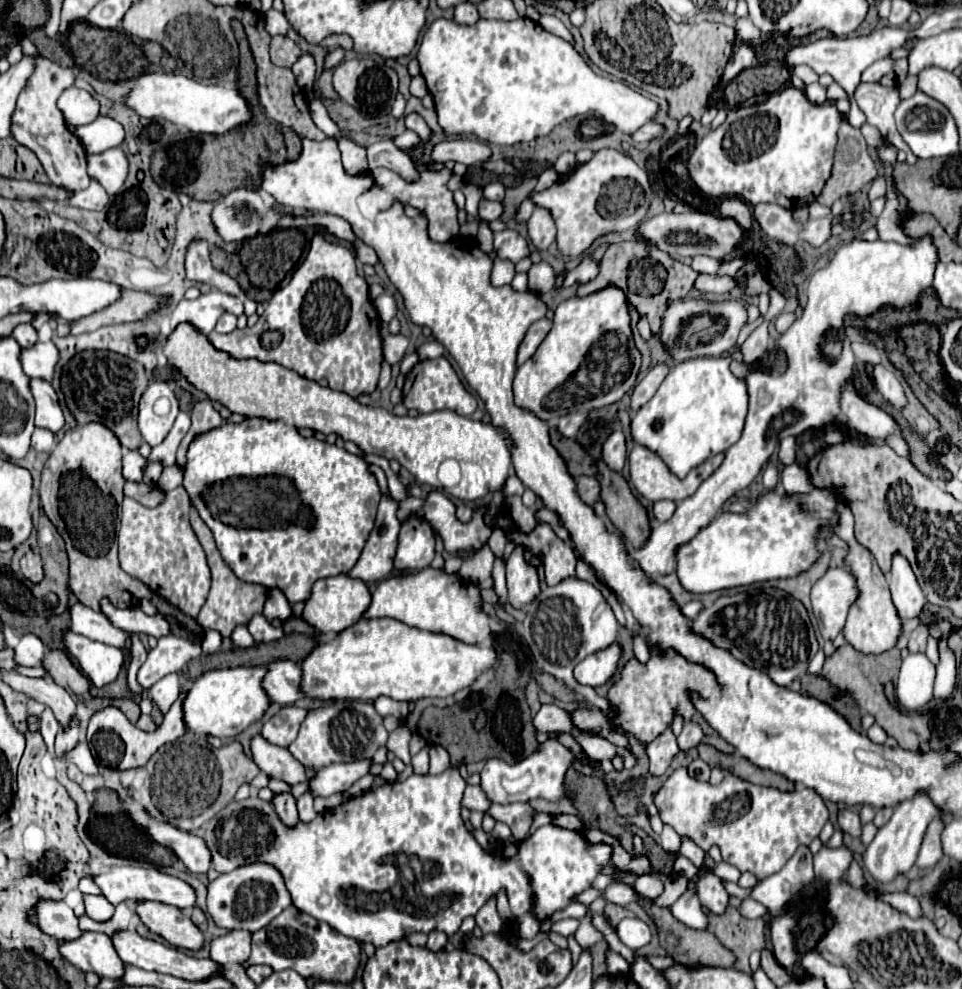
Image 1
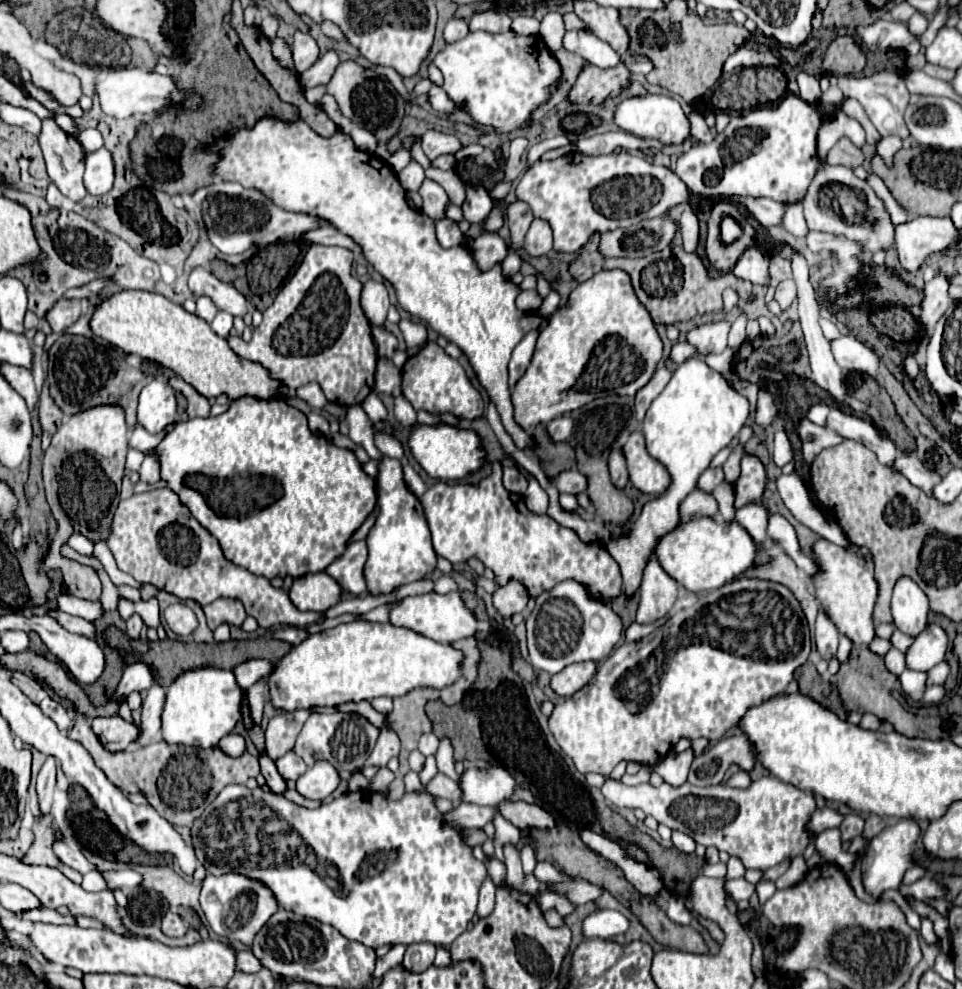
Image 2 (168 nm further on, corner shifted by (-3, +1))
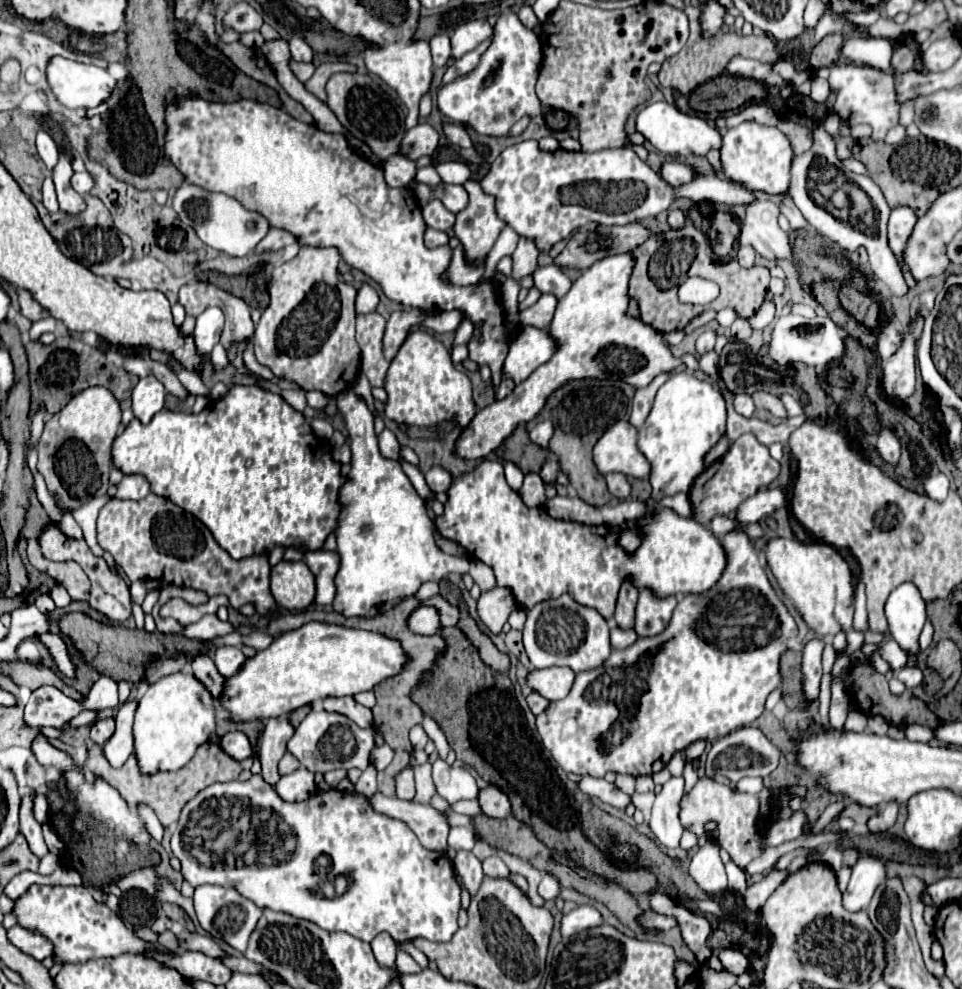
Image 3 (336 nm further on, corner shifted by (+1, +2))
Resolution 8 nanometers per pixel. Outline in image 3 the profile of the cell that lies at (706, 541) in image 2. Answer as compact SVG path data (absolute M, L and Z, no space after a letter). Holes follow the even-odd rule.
M482 461L472 473L464 473L460 479L452 479L452 485L446 491L448 499L444 503L444 513L436 517L436 531L448 541L460 543L466 551L476 553L476 559L484 561L494 569L496 581L502 587L512 589L520 607L532 609L544 599L556 599L564 591L570 593L580 605L594 607L602 617L612 617L618 589L624 577L632 577L636 587L650 587L656 595L676 595L676 593L704 593L716 585L726 569L726 551L718 537L710 531L708 525L702 525L694 519L684 519L672 509L662 509L656 515L644 515L634 521L626 521L622 527L588 527L572 521L552 519L544 507L526 507L520 495L508 487L504 479L502 463ZM638 525L644 531L644 543L634 555L626 555L622 547L616 547L616 535L620 529Z

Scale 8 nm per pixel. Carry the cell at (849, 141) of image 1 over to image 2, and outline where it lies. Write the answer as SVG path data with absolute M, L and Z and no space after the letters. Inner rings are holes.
M840 138L840 140L828 150L826 160L828 160L830 164L842 164L842 166L854 168L854 166L858 166L858 164L864 162L864 156L862 156L860 148L856 148L848 138Z

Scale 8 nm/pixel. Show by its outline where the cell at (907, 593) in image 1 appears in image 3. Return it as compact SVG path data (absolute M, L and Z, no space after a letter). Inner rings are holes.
M914 583L898 585L886 601L888 631L908 653L918 653L918 635L926 623L926 603Z

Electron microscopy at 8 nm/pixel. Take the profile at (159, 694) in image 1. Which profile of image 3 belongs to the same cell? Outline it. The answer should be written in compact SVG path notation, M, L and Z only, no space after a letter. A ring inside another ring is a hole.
M126 701L116 715L116 733L104 745L104 755L112 767L122 767L134 753L134 709L138 701Z

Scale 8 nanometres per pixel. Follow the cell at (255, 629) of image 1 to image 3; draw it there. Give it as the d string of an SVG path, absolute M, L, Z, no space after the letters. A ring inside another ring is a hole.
M148 493L140 501L124 501L124 499L112 499L106 503L98 515L98 543L104 551L112 553L116 563L122 567L126 577L130 581L142 581L142 579L154 579L176 587L190 587L196 591L212 595L226 595L234 609L244 607L246 603L252 603L256 607L256 613L262 617L268 617L272 613L280 613L278 603L274 601L274 595L270 593L270 565L266 555L248 557L242 561L232 559L212 537L212 533L202 525L194 515L174 505L170 499L158 497L156 493Z

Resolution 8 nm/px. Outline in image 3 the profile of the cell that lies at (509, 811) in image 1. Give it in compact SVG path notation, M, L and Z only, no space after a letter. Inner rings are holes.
M382 793L372 795L370 805L378 813L408 823L408 827L416 833L426 849L446 851L446 837L450 831L446 811L438 811L432 805L402 801L398 797L386 797Z

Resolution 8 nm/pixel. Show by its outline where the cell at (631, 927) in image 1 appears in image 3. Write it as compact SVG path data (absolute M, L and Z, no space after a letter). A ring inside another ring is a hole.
M582 905L562 917L562 935L572 937L574 933L580 933L582 929L592 929L602 923L604 923L604 917L596 907Z

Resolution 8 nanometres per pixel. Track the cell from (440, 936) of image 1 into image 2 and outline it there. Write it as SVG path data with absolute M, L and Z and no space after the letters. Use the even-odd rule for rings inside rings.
M428 942L410 944L410 946L406 946L402 968L414 973L421 973L432 965L434 954L436 954L436 946L430 946Z

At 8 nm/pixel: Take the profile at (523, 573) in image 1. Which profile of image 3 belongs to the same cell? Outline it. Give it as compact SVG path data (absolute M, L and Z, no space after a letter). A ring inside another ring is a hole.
M494 587L480 595L478 599L478 613L480 619L488 625L492 633L500 633L504 623L508 621L508 615L518 609L514 595L506 587Z

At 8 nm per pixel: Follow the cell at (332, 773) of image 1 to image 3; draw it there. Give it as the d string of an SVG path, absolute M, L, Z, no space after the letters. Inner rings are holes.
M298 767L294 773L280 777L276 783L276 793L284 801L304 801L308 795L316 793L314 773L310 773L306 767Z

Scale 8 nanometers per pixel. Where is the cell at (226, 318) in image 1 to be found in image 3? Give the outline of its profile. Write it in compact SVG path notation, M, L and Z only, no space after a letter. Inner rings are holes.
M210 307L202 315L198 315L194 341L196 341L200 355L208 357L212 353L212 347L220 341L222 325L224 325L224 313L218 307Z

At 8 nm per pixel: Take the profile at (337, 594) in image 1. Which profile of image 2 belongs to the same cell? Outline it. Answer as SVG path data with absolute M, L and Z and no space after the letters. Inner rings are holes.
M326 572L304 574L296 578L288 594L290 594L292 604L298 610L324 612L340 602L338 584Z

